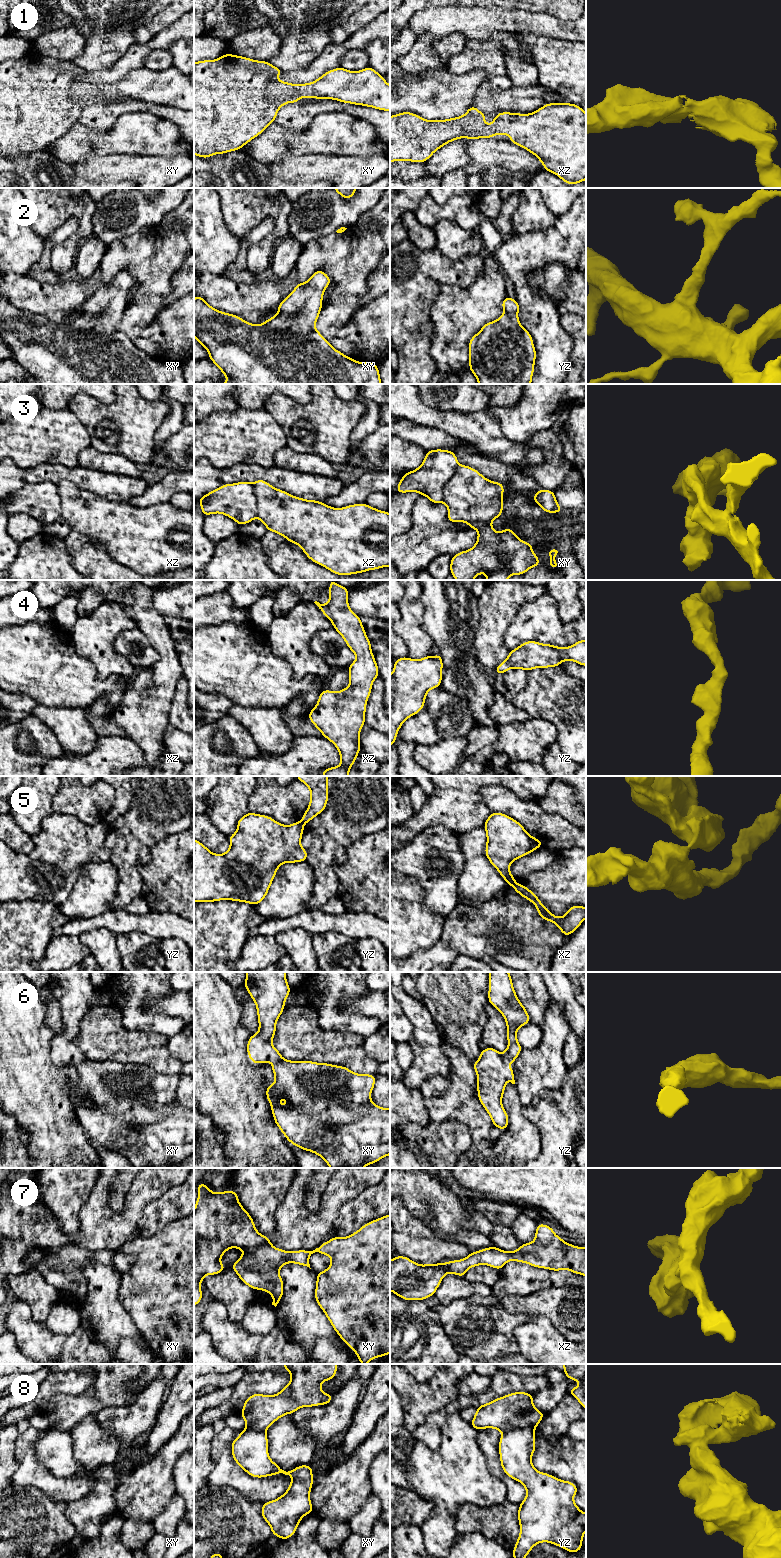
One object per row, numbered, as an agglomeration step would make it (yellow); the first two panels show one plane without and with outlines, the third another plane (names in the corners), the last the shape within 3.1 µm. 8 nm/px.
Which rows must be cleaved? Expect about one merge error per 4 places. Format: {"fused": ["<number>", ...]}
{"fused": ["3", "5", "8"]}

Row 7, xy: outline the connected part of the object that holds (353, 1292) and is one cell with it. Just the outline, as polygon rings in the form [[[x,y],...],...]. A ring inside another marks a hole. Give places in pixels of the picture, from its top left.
[[[199,1183],[197,1190],[194,1209],[194,1306],[202,1300],[200,1282],[204,1282],[204,1277],[226,1269],[220,1259],[230,1248],[244,1251],[231,1268],[247,1286],[269,1292],[275,1307],[284,1291],[280,1268],[288,1263],[310,1268],[310,1256],[319,1252],[329,1256],[331,1264],[326,1270],[316,1273],[315,1301],[333,1329],[347,1347],[354,1350],[362,1364],[390,1353],[390,1214],[364,1224],[347,1237],[335,1236],[313,1251],[289,1252],[275,1248],[269,1237],[257,1231],[253,1218],[239,1202],[236,1190],[215,1193],[205,1183]]]

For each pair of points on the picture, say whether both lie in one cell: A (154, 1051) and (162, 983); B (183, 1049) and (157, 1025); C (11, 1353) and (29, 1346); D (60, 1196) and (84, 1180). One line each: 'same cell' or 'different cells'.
A: different cells
B: different cells
C: different cells
D: same cell

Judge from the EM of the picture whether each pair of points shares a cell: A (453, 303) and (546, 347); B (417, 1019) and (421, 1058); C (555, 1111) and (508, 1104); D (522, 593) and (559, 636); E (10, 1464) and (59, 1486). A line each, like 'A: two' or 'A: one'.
A: two
B: one
C: two
D: two
E: two

